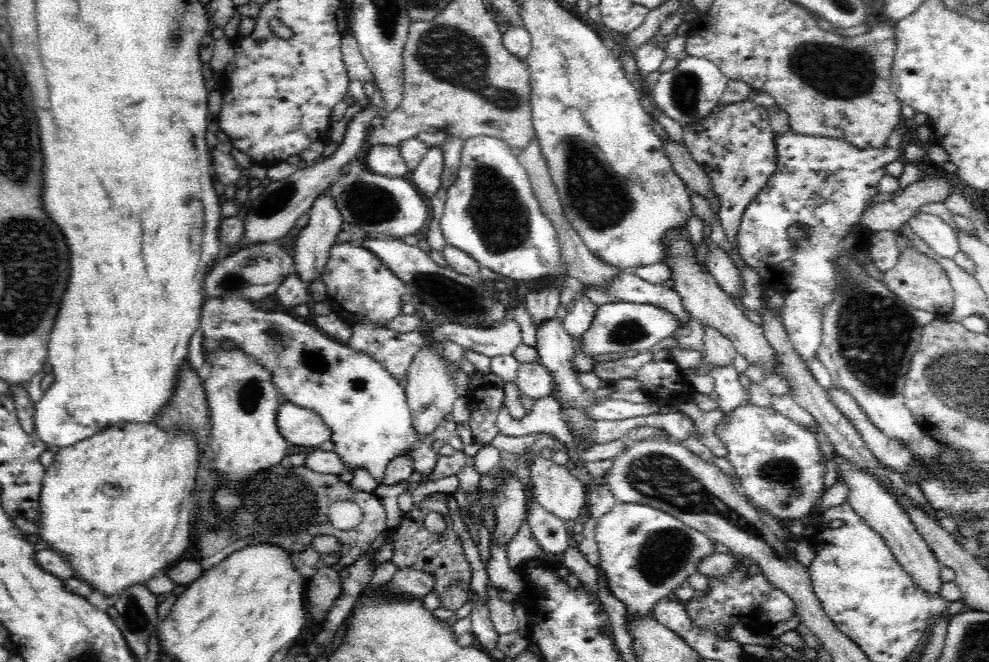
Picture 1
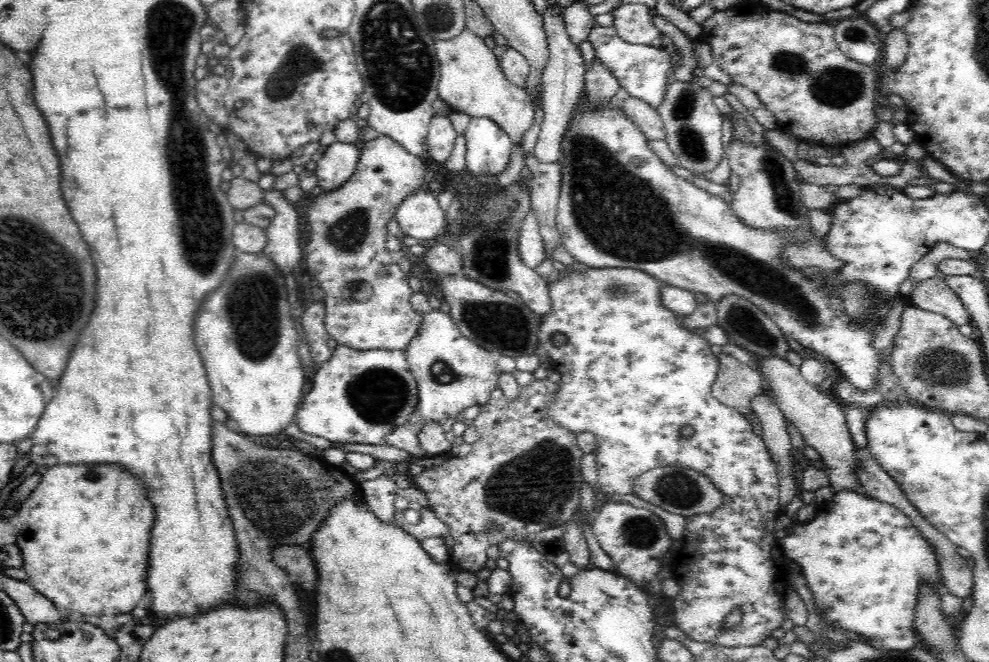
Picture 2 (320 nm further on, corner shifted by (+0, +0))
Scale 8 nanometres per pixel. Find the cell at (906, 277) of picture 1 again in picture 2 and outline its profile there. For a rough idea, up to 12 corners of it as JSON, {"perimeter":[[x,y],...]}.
{"perimeter":[[942,277],[912,288],[909,304],[957,327],[970,313]]}

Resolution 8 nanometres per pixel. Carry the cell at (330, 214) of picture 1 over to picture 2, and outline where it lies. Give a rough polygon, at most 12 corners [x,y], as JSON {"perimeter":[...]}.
{"perimeter":[[354,143],[327,146],[315,174],[322,191],[341,187],[356,172]]}

